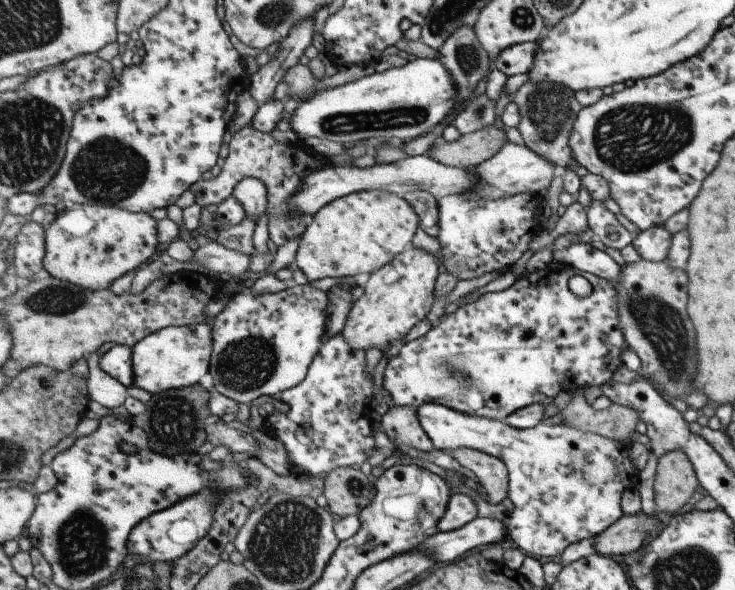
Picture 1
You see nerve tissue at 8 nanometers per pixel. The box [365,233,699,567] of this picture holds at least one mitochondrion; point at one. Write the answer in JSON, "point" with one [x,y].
{"point":[659,322]}

